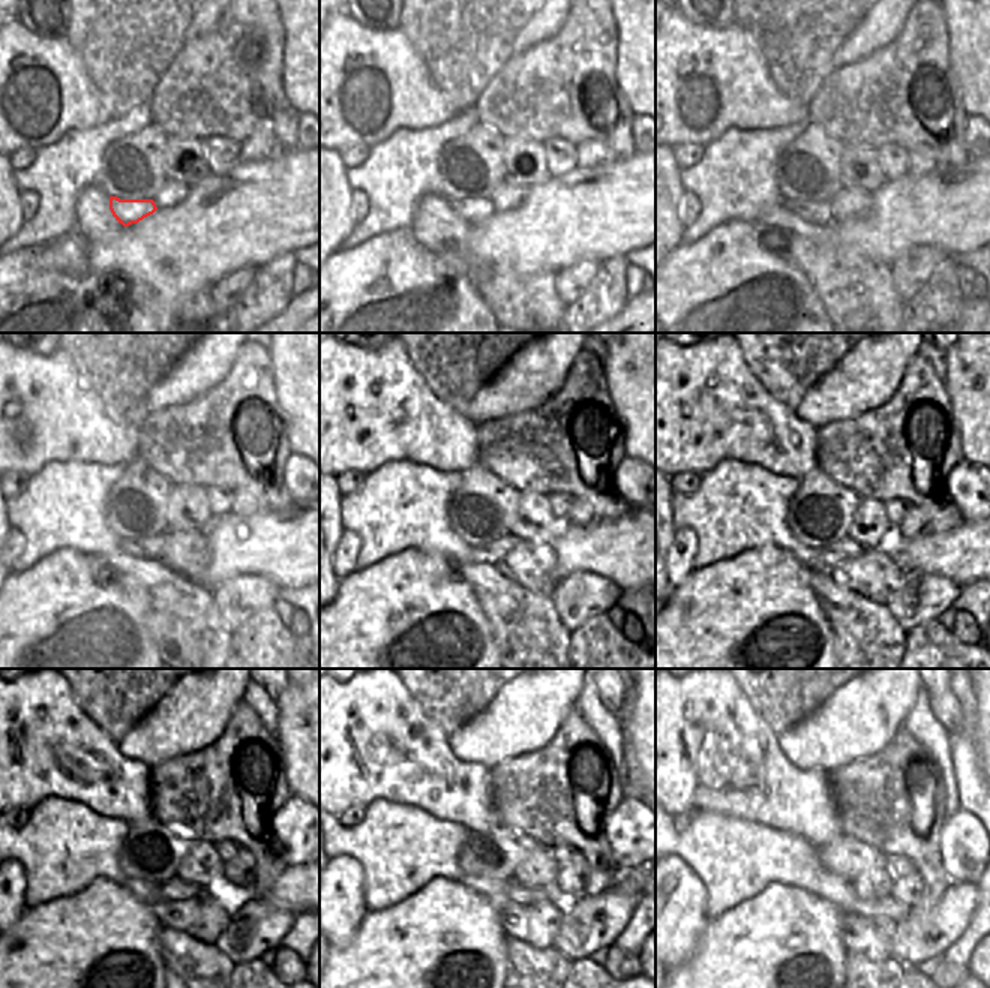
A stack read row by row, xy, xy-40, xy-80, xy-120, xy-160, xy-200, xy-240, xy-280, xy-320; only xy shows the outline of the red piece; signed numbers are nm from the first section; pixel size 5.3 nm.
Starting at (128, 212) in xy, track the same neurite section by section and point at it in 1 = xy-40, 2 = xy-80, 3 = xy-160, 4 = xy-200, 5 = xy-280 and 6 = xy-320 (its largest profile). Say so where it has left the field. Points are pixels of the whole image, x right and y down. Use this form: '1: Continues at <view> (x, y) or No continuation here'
1: Continues at xy-40 (471, 210)
2: Continues at xy-80 (818, 213)
3: Continues at xy-160 (491, 553)
4: Continues at xy-200 (843, 549)
5: Continues at xy-280 (516, 894)
6: Continues at xy-320 (890, 907).

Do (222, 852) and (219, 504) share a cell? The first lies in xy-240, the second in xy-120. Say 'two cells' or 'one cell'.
one cell

